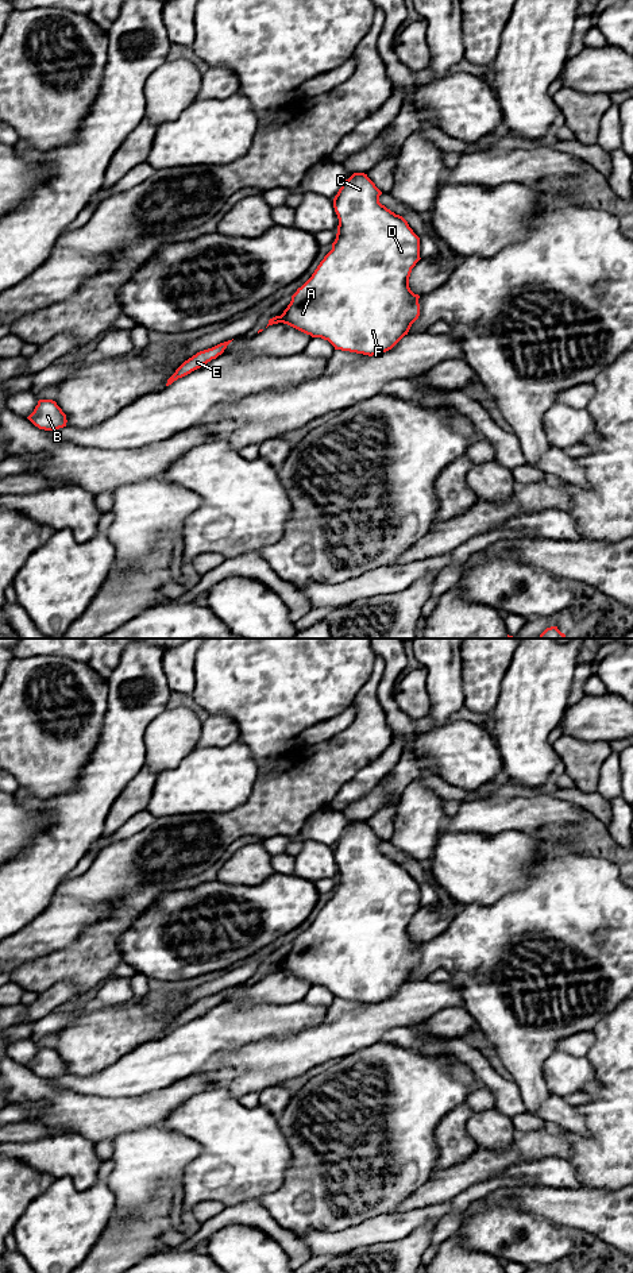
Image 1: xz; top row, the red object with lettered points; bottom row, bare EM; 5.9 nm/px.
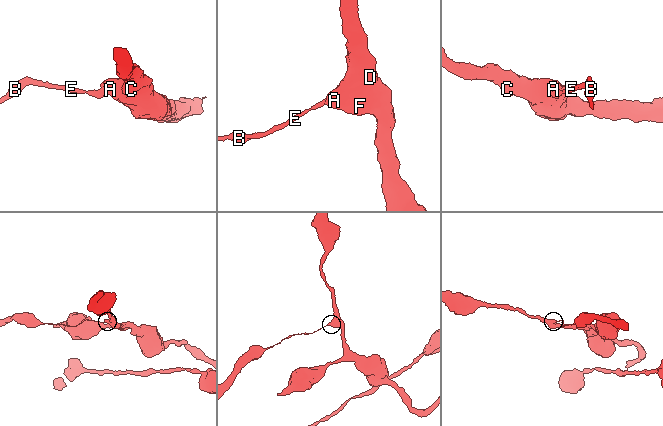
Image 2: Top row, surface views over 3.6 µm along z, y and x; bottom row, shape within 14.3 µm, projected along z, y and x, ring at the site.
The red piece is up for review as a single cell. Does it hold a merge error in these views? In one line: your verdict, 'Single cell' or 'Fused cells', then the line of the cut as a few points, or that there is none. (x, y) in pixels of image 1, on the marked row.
Fused cells. Split along xz (280, 316), (281, 321)

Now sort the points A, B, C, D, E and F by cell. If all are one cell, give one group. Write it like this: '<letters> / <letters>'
A C D F / B E

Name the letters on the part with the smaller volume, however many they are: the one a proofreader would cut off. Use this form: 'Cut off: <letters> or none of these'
Cut off: B, E

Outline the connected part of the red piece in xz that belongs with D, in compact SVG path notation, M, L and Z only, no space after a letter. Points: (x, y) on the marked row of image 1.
M354 173L344 181L333 198L339 219L332 250L320 262L312 277L297 289L292 301L281 315L287 324L312 337L328 340L335 350L363 355L378 355L391 350L420 316L418 294L409 288L412 269L420 258L420 238L408 221L379 202L382 192L364 173Z

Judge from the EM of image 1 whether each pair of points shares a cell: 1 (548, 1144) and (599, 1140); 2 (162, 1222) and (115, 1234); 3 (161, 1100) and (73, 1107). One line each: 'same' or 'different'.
1: different
2: same
3: same

